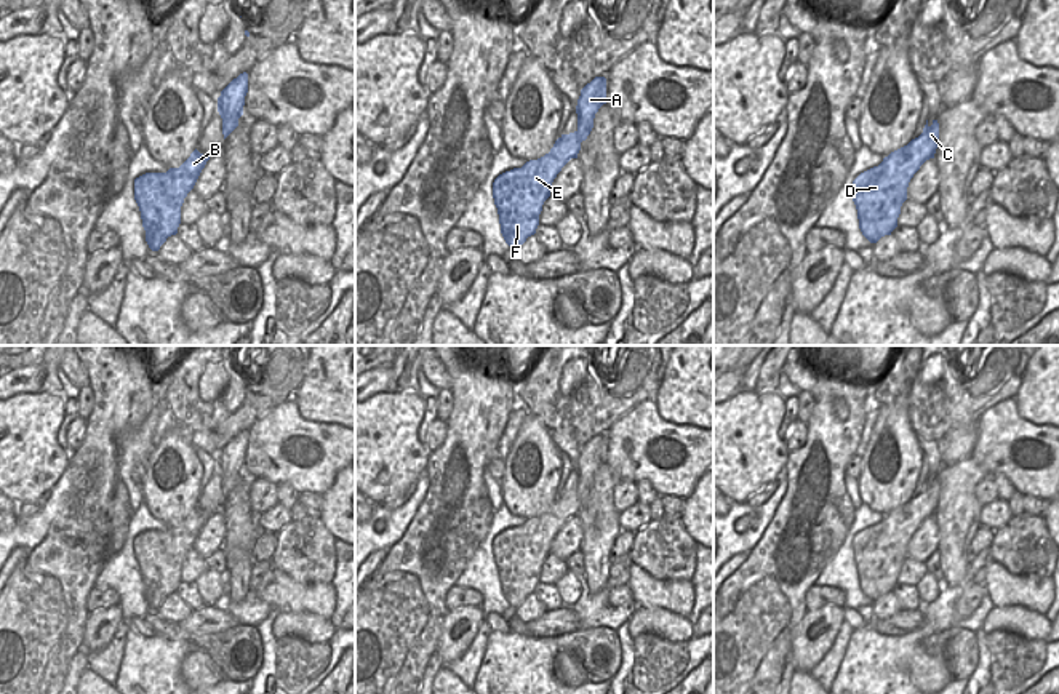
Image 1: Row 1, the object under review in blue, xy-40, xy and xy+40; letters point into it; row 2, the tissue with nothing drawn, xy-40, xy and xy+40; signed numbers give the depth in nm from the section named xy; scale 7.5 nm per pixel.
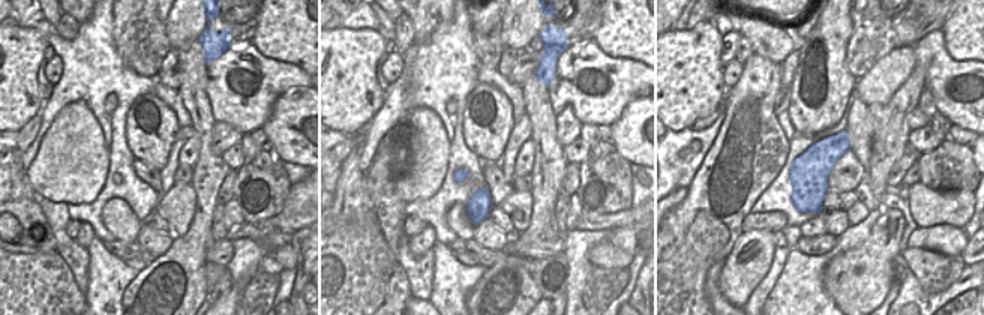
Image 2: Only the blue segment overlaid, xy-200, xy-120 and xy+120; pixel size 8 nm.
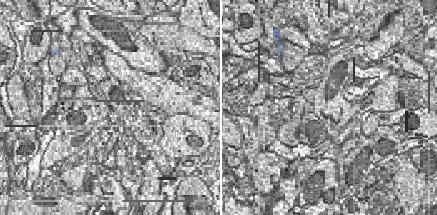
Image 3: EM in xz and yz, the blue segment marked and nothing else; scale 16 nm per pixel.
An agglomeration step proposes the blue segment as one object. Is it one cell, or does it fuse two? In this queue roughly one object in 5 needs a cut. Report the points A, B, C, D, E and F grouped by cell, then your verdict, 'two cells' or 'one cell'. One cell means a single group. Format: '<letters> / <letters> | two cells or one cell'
A B C D E F | one cell

